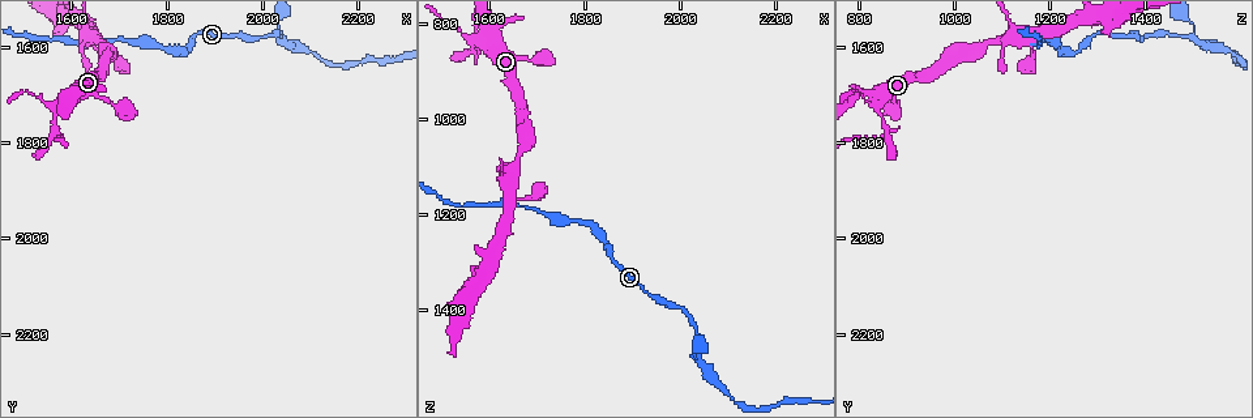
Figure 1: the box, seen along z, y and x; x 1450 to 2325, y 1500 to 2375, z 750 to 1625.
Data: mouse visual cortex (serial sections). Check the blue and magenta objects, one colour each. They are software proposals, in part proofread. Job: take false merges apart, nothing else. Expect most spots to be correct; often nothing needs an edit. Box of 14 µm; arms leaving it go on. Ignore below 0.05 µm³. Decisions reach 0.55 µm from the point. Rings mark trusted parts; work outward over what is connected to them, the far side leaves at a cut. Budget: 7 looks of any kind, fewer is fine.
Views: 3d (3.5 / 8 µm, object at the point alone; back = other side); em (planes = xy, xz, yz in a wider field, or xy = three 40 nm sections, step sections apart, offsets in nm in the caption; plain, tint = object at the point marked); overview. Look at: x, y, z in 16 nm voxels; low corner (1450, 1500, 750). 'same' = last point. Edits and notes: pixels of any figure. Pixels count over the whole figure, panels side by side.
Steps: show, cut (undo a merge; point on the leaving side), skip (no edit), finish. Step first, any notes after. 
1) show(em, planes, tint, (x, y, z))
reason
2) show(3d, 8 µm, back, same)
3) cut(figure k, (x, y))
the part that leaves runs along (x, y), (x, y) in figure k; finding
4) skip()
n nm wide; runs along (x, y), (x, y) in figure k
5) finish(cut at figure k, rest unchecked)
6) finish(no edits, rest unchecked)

show(3d, 3.5 µm, (1565, 1775, 860))
branch point

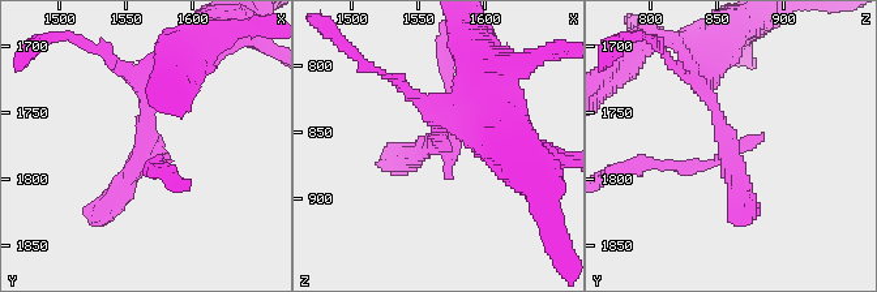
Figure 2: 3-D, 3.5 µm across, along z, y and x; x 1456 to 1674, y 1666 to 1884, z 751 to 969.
show(em, xy, step 1, tint, (1564, 1776, 862))
now the EM

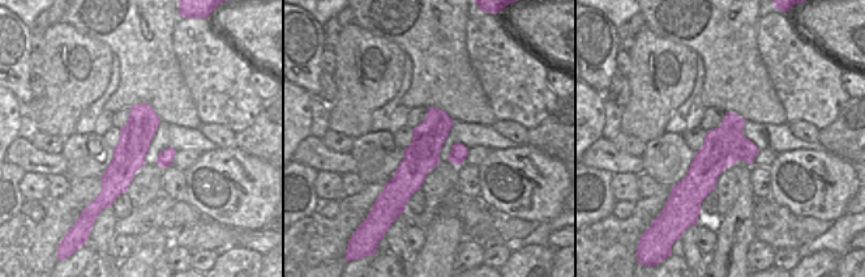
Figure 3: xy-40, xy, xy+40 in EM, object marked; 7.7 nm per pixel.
skip()
runs along (145, 106), (129, 157), (103, 200) in figure 3; continuous, no second cell

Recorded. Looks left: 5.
show(3d, 3.5 µm, (1625, 1560, 1125))
four arms meet

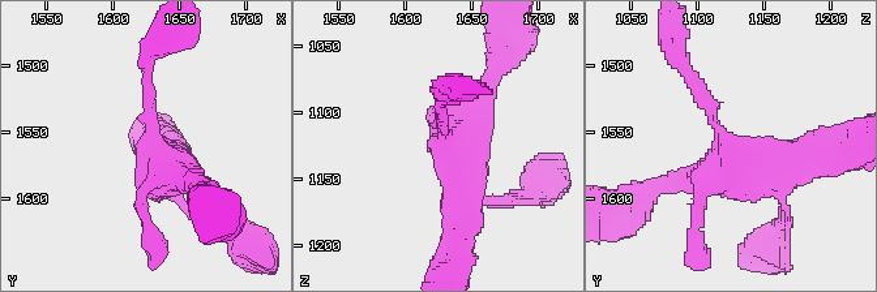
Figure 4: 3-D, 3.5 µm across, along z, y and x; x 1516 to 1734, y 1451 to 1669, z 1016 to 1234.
show(em, xy, step 3, tint, (1630, 1562, 1122))
shape alone is not enough

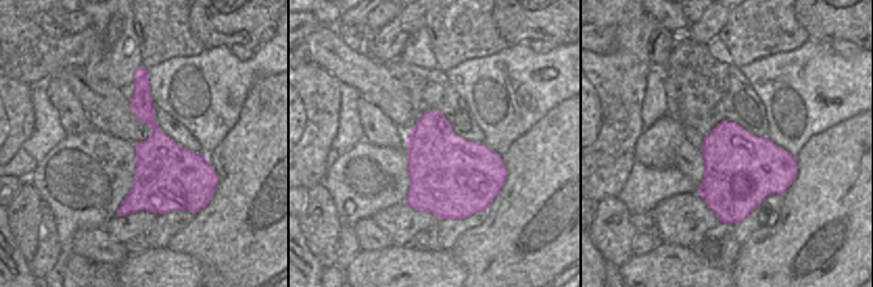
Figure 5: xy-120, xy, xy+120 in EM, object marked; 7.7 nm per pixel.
skip()
runs along (495, 73), (458, 141), (458, 231) in figure 4; one cell here

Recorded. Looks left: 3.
show(3d, 3.5 µm, (2040, 1575, 1500))
arms part here

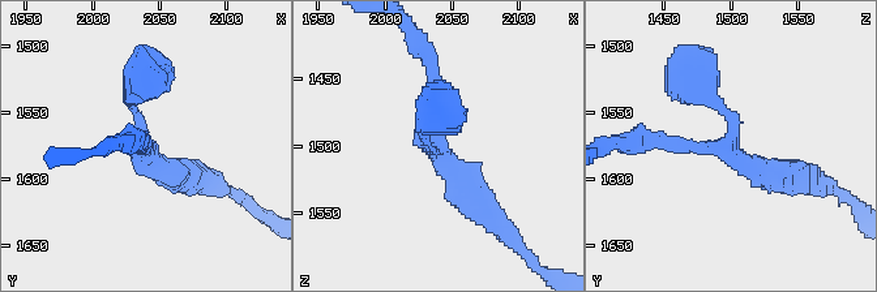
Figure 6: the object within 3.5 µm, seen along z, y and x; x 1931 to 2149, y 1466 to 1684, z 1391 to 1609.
skip()
runs along (426, 58), (437, 154), (482, 204) in figure 6; all the same cell

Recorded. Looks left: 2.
finish(no edits, rest unchecked)

